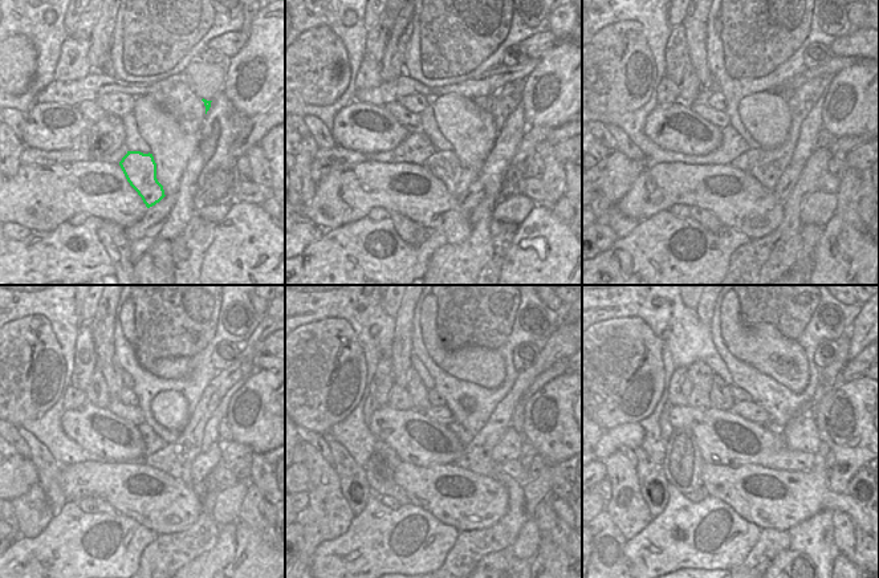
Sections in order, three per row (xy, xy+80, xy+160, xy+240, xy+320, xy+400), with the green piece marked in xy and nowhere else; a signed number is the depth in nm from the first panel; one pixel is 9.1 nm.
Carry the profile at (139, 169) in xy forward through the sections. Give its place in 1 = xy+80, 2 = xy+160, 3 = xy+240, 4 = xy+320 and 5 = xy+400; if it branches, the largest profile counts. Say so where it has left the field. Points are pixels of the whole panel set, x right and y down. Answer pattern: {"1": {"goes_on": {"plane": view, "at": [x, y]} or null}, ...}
{"1": {"goes_on": {"plane": "xy+80", "at": [446, 166]}}, "2": {"goes_on": {"plane": "xy+160", "at": [766, 166]}}, "3": {"goes_on": {"plane": "xy+240", "at": [176, 458]}}, "4": {"goes_on": {"plane": "xy+320", "at": [476, 458]}}, "5": {"goes_on": {"plane": "xy+400", "at": [830, 377]}}}

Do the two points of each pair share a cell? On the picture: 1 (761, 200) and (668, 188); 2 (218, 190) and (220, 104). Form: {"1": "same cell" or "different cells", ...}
{"1": "same cell", "2": "same cell"}

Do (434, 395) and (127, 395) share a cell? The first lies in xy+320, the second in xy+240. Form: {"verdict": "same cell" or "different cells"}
{"verdict": "same cell"}

